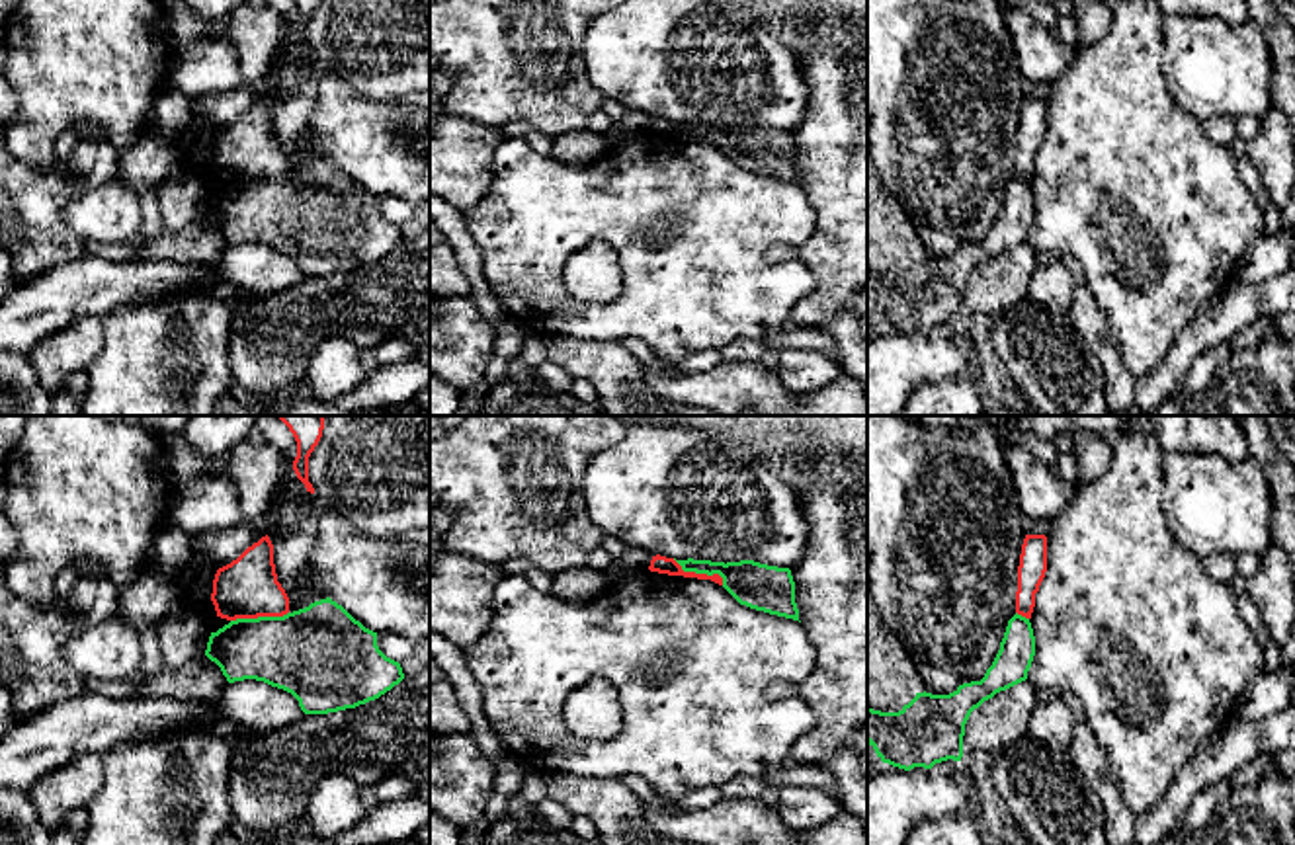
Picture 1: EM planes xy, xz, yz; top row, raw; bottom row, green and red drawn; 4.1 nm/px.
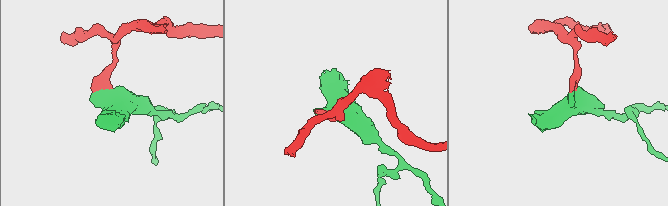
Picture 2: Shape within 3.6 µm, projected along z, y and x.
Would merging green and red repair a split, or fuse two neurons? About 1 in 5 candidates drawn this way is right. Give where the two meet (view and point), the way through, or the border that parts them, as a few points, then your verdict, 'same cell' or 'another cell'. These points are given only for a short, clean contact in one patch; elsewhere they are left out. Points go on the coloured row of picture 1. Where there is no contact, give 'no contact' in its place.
contact xy (258, 617); border xy (288, 611), (231, 621); another cell

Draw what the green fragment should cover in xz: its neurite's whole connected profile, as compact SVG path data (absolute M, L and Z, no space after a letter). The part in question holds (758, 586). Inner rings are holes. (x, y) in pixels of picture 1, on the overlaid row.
M676 560L684 572L719 574L723 587L740 603L756 611L799 621L795 582L789 568L760 564L754 560L711 562Z

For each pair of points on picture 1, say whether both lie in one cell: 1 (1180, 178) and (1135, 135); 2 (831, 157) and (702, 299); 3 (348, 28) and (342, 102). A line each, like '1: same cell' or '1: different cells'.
1: same cell
2: different cells
3: different cells

